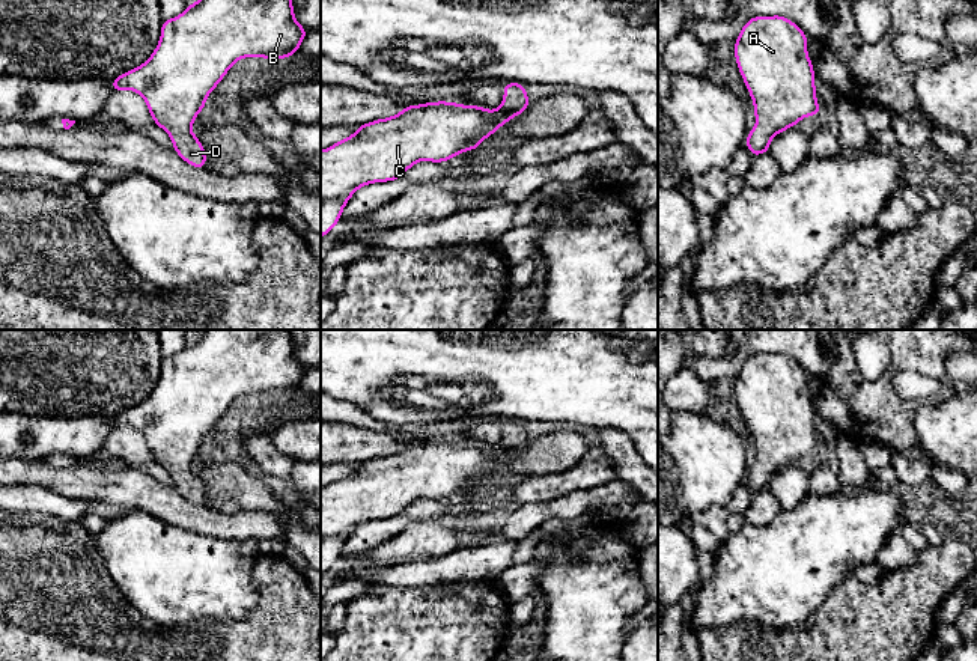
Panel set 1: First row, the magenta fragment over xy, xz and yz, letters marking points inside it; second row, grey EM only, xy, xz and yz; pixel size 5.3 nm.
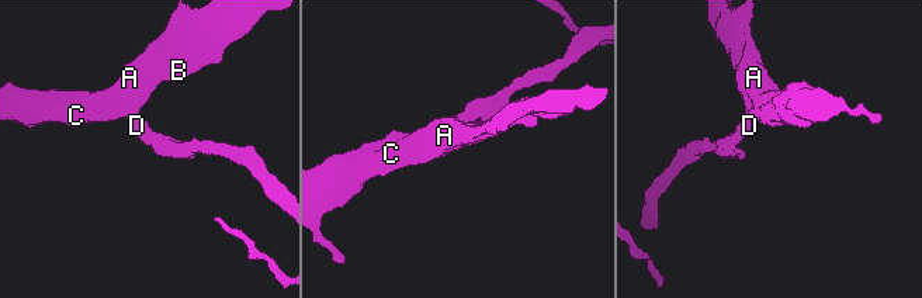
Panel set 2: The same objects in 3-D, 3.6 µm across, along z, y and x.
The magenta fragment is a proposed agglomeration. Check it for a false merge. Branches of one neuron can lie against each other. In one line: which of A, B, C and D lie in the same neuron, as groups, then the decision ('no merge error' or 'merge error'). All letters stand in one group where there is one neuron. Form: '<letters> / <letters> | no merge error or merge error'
A B C D | no merge error

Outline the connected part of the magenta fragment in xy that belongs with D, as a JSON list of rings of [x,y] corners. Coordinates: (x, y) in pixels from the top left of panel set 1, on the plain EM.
[[[205,330],[181,352],[161,358],[161,375],[152,393],[113,416],[111,426],[140,431],[157,464],[170,471],[176,491],[190,503],[206,506],[206,489],[191,464],[205,447],[208,432],[239,396],[288,396],[307,370],[294,354],[291,330]]]

